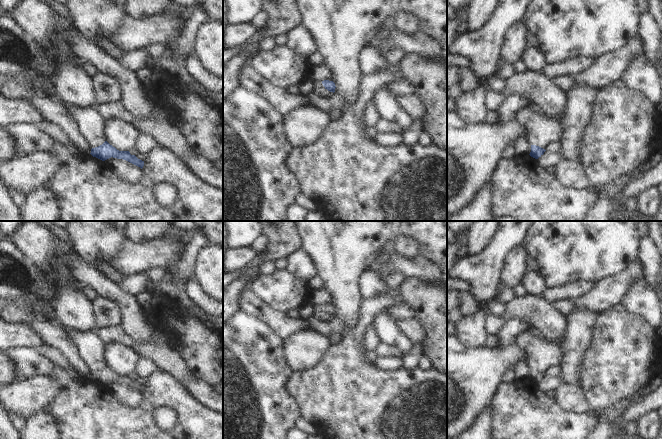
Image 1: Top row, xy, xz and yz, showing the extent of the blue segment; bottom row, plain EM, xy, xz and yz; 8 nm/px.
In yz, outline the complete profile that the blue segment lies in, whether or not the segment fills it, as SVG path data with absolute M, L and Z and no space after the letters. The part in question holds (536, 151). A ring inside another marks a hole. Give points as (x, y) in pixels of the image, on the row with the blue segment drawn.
M521 108L517 111L516 119L529 127L528 140L531 144L530 156L538 159L552 142L560 141L565 133L561 121L548 115L543 116Z

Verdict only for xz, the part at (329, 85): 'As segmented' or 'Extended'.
Extended

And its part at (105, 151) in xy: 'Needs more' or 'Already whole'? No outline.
Needs more

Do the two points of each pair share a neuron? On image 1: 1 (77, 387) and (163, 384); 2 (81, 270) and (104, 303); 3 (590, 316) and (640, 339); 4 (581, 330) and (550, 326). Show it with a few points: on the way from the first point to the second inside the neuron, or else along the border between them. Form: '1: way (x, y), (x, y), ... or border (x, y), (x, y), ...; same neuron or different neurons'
1: way (99, 409), (102, 412), (137, 412), (143, 406); same neuron
2: border (97, 294), (113, 299), (119, 306); different neurons
3: border (599, 313), (590, 342); different neurons
4: border (567, 316), (567, 330), (563, 336); different neurons

